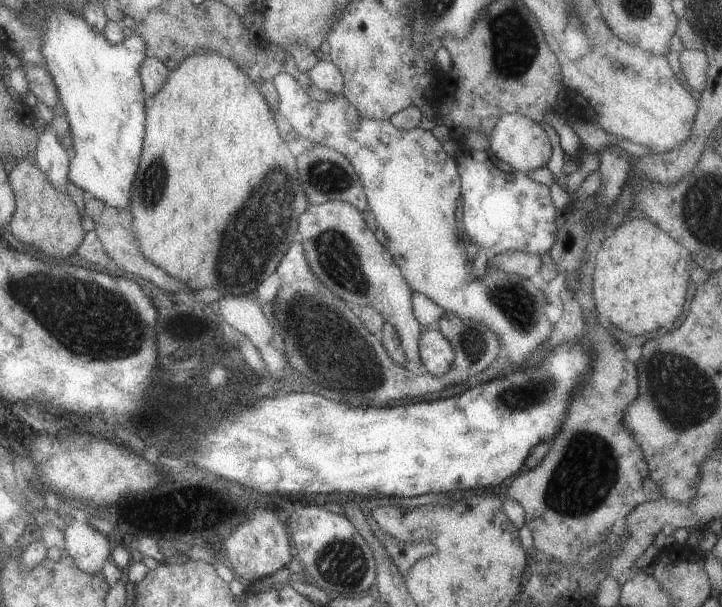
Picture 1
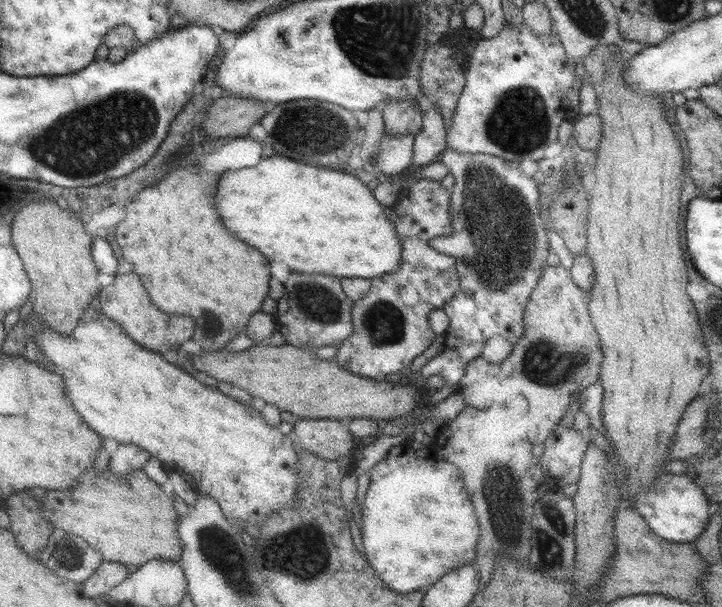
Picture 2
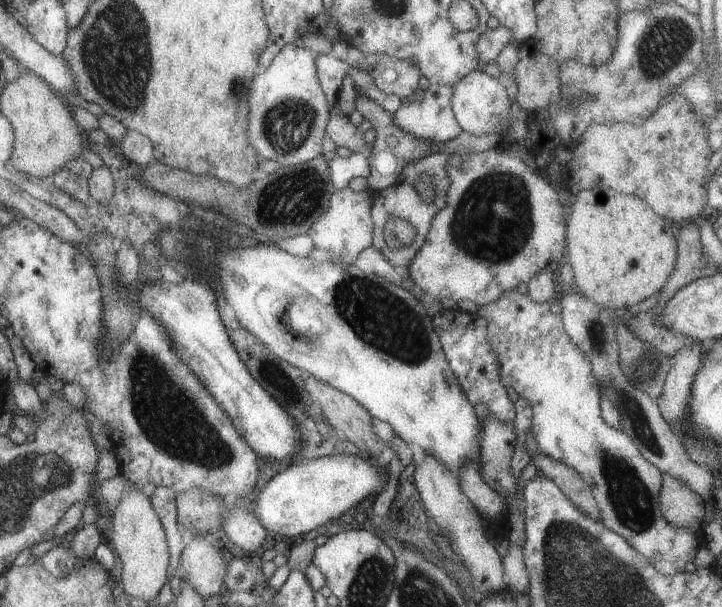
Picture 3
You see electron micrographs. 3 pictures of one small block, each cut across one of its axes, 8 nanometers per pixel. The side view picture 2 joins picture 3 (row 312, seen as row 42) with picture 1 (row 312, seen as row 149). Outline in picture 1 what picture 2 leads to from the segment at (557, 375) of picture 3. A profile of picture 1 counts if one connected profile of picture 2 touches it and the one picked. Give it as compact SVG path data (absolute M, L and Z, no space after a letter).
M284 73L277 74L271 83L278 99L278 112L289 122L292 130L299 137L335 150L351 164L366 197L367 209L387 239L385 248L413 292L423 294L444 312L454 314L460 320L485 326L496 335L500 351L504 352L513 368L523 366L525 360L551 334L552 324L544 310L546 293L535 287L529 278L508 274L495 267L487 266L483 277L474 277L472 262L467 260L464 248L466 240L460 236L455 224L455 203L460 196L457 164L445 154L433 134L419 127L409 131L397 130L391 122L360 116L343 96L315 101L291 76Z

